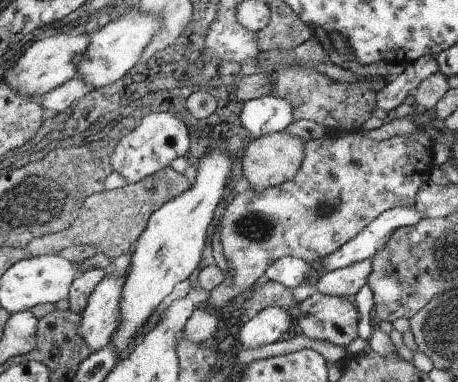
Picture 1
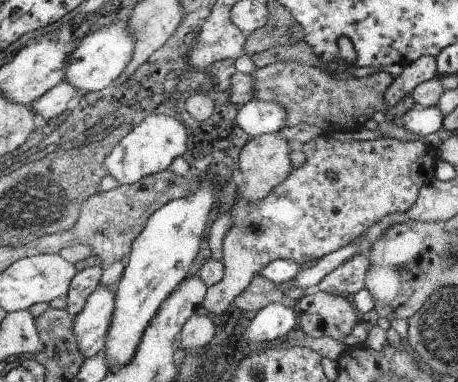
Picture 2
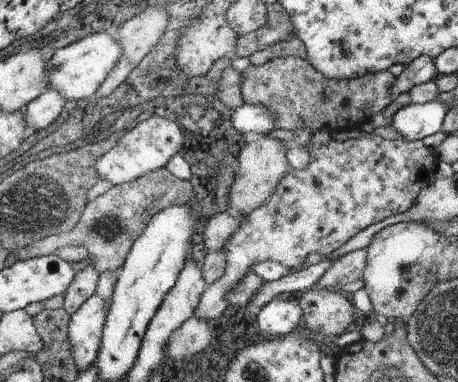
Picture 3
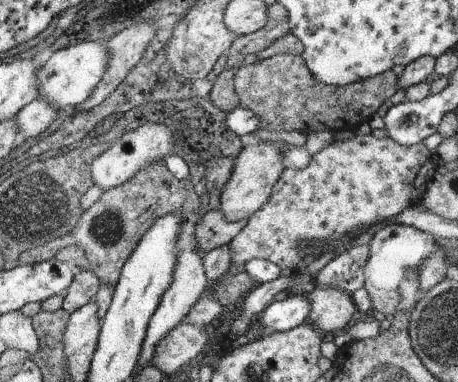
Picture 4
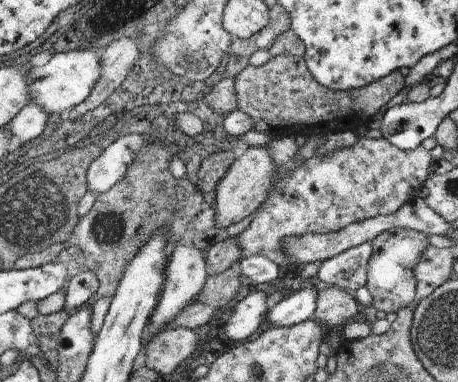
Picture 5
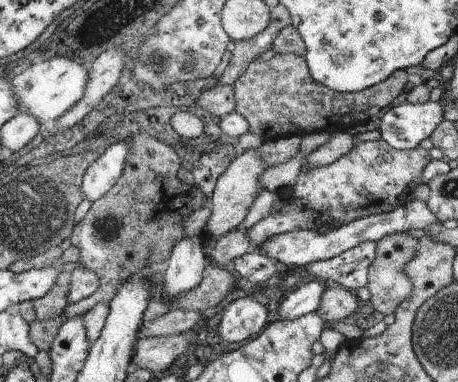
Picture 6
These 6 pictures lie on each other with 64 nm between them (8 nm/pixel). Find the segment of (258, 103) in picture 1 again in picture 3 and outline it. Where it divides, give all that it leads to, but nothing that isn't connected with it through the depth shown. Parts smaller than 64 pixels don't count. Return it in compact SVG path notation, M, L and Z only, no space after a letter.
M243 104L241 108L235 108L231 114L231 128L237 130L239 134L261 134L267 136L273 130L275 116L269 114L265 106L253 106L253 104Z

